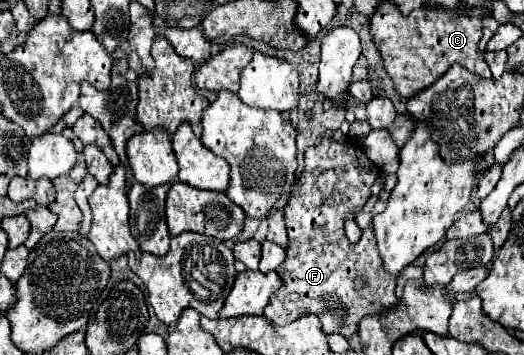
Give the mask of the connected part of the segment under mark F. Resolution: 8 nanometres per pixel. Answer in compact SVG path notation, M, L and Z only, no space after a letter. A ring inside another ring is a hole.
M324 138L318 146L308 148L304 158L306 168L284 206L290 246L286 250L286 260L276 270L282 278L282 288L272 294L264 316L284 326L300 316L316 314L326 334L350 338L364 316L382 314L396 306L396 278L382 268L372 226L366 228L358 244L350 244L344 234L344 214L364 208L380 170L366 158L364 150L350 140L340 144L332 138ZM358 276L366 282L360 290L354 288Z

